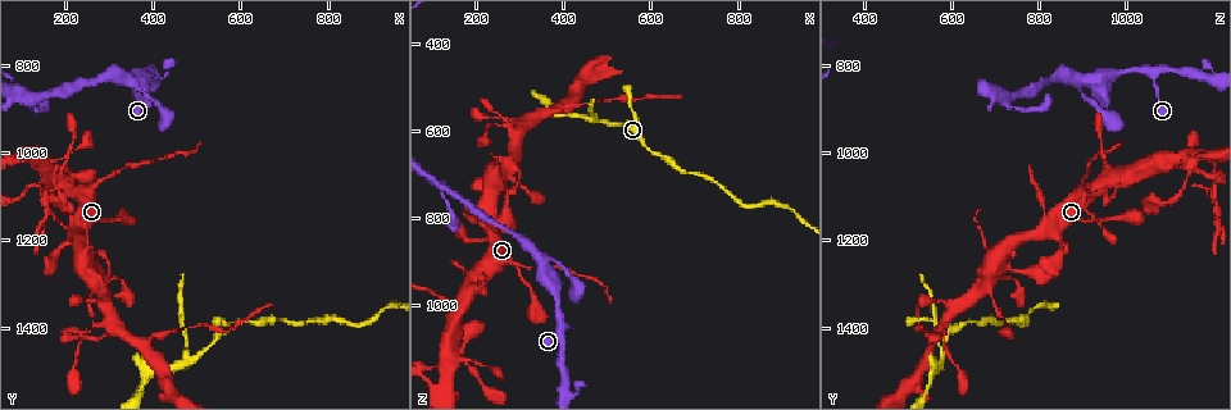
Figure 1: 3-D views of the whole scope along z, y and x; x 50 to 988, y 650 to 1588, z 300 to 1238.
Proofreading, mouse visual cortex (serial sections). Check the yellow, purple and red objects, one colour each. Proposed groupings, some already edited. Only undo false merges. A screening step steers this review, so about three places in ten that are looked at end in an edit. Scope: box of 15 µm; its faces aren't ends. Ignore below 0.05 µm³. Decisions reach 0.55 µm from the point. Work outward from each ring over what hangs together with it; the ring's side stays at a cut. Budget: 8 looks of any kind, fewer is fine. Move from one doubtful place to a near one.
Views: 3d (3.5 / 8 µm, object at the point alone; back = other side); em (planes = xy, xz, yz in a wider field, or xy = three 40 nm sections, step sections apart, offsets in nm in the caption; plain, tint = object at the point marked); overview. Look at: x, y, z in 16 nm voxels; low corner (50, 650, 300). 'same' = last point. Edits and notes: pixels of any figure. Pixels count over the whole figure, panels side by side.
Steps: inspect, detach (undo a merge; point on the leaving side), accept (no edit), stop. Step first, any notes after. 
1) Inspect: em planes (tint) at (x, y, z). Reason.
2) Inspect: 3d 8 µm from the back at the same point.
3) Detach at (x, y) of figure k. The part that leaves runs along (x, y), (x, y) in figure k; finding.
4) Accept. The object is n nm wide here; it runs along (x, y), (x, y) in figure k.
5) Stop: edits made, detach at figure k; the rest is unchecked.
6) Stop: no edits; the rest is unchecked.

Inspect: 3d 3.5 µm at (275, 1070, 900). Sudden change in width.

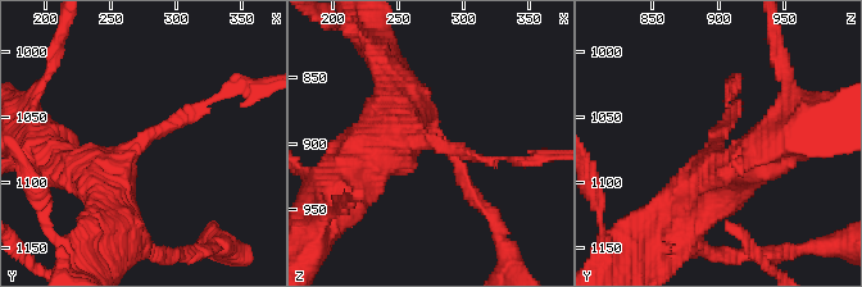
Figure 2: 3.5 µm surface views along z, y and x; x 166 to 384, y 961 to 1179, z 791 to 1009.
Inspect: em planes (tint) at (278, 1064, 898). The arms are 150, 500 nm wide.

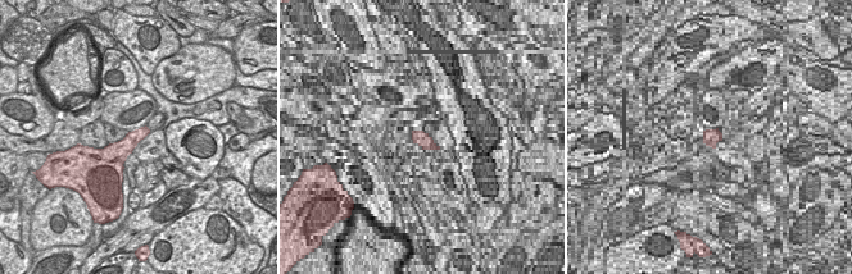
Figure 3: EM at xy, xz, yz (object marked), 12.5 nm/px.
Accept. It runs along (118, 204), (118, 164), (216, 101) in figure 2; all the same cell.

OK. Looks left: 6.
Inspect: 3d 3.5 µm at (240, 1420, 585). Calibre changes.

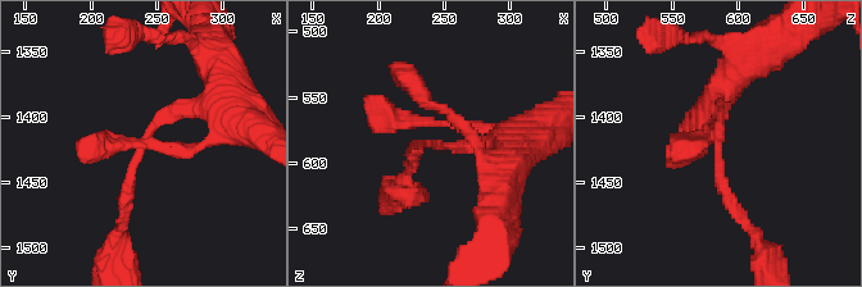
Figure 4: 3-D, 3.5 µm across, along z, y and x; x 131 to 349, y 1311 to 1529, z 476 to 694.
Inspect: em planes (tint) at (240, 1426, 586). The arms are 150, 150 nm wide; shape alone is not enough.

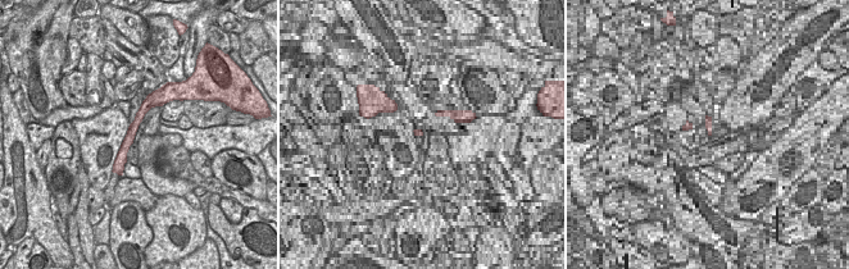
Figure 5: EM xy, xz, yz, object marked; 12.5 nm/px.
Accept. It runs along (207, 106), (152, 127), (121, 226) in figure 4; continuous, no second cell.

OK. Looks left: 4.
Inspect: 3d 3.5 µm at (490, 1470, 575). Sharp bend.

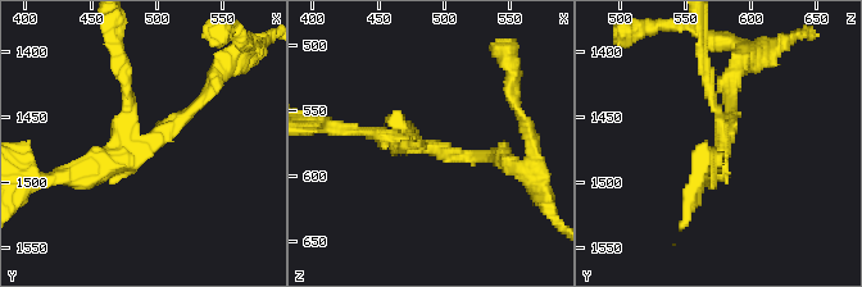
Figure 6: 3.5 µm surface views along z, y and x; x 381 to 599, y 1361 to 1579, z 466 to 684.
Inspect: em xy step 1 (tint) at (488, 1474, 580).

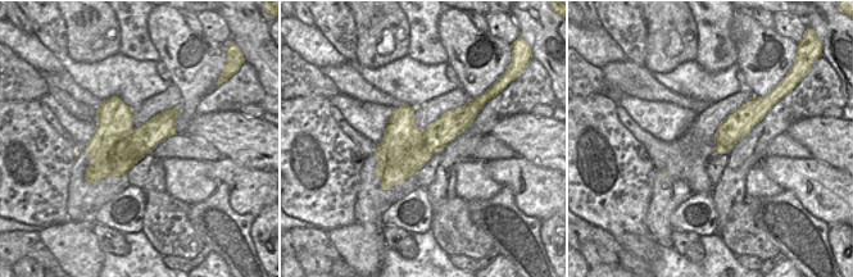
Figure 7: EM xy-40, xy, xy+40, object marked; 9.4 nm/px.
Detach at (711, 95) of figure 6. The object is 480 nm wide here; the part that leaves runs along (722, 136), (703, 62), (703, 33) in figure 6; two cells meet here.

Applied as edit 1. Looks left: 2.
Stop: edits made, detach at figure 6; the rest is unchecked.

